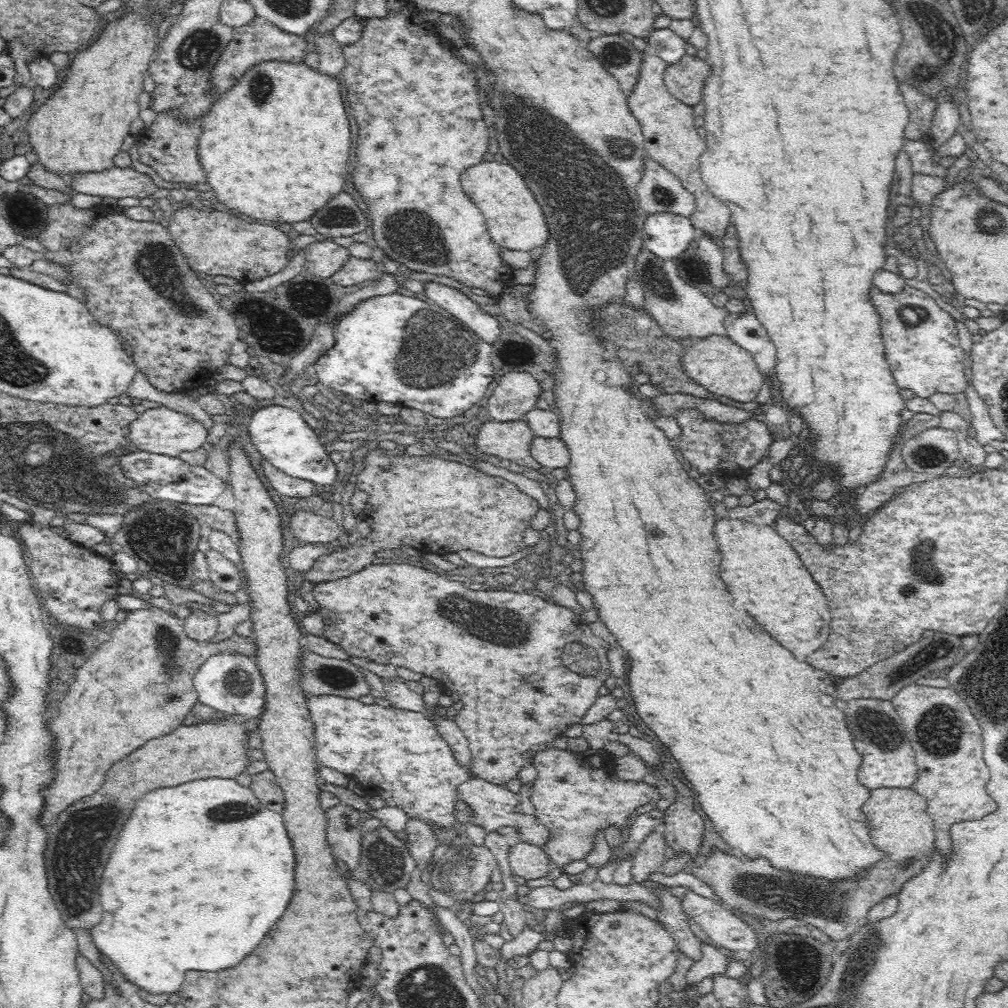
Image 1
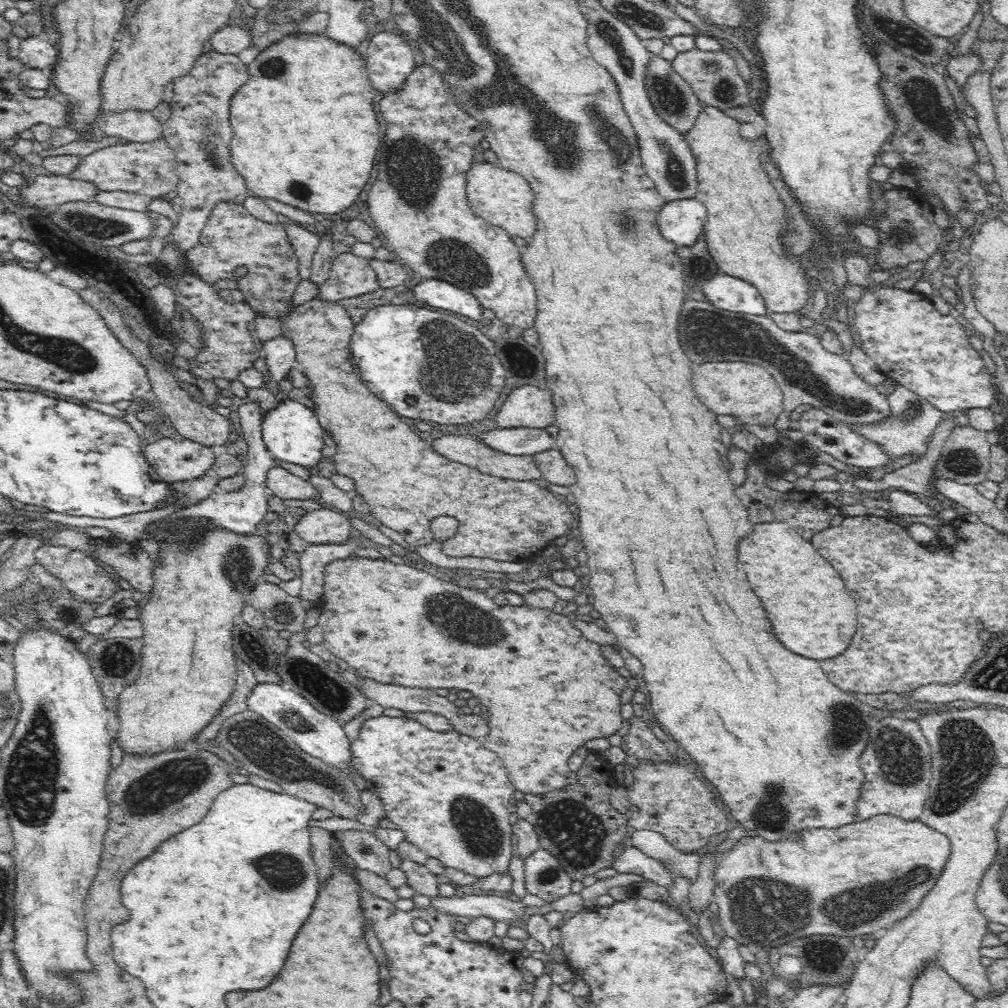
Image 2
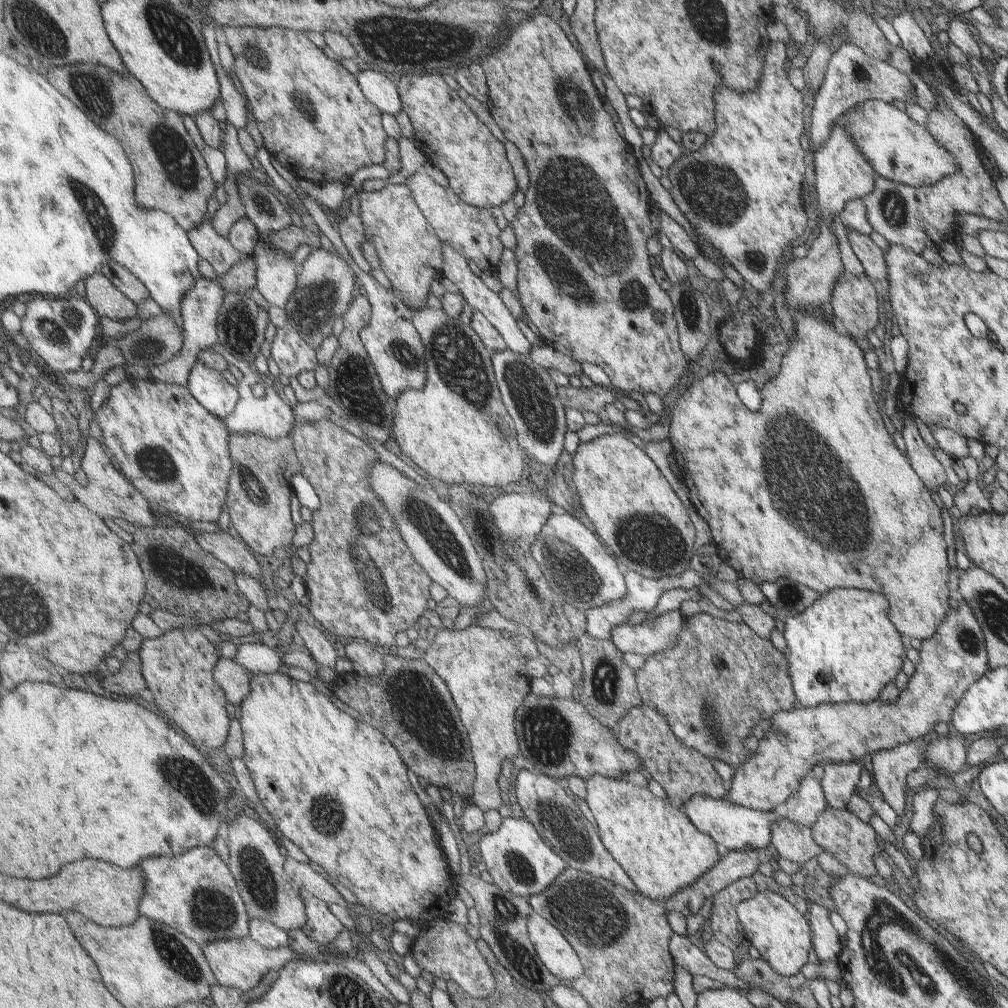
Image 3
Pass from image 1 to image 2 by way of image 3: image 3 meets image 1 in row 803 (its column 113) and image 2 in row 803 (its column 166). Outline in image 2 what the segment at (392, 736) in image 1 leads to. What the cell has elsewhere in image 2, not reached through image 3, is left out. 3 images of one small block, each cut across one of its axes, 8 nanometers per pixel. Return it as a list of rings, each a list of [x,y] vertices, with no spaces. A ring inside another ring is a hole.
[[[384,713],[380,716],[372,716],[364,720],[364,726],[356,740],[349,742],[350,765],[354,767],[354,771],[365,779],[367,788],[380,796],[385,810],[385,816],[390,822],[394,822],[396,826],[405,834],[406,845],[414,845],[420,850],[423,850],[432,858],[438,858],[440,862],[447,867],[450,866],[457,870],[463,870],[465,873],[482,878],[484,875],[489,875],[494,871],[508,871],[510,860],[512,858],[512,830],[510,813],[508,808],[513,802],[513,794],[516,791],[510,782],[508,782],[508,774],[506,769],[502,767],[502,761],[498,756],[488,750],[478,739],[462,735],[454,729],[446,732],[438,732],[434,729],[426,728],[419,722],[404,716],[385,716]]]

